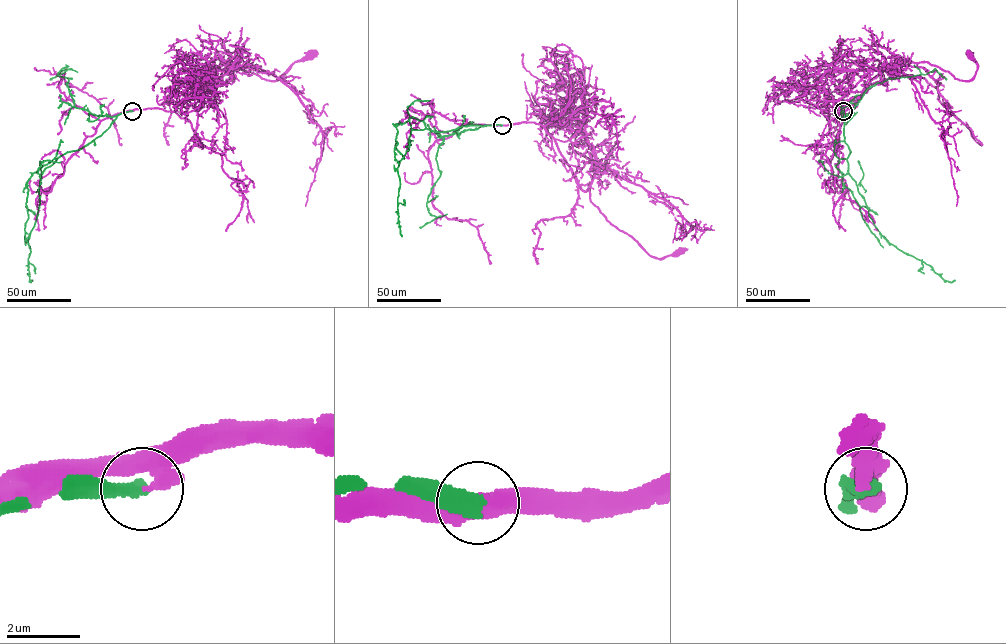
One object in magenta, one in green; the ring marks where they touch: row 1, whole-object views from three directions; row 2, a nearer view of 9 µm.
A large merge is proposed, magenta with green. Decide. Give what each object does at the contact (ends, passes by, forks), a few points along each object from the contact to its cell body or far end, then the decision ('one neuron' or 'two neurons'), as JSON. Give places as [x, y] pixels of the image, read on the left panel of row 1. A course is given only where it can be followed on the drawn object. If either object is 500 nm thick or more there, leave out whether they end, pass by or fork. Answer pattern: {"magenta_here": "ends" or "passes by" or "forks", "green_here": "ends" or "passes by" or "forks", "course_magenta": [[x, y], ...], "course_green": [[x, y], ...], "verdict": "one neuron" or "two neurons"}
{"magenta_here": "passes by", "green_here": "ends", "course_magenta": [[132, 111], [173, 111], [184, 99], [190, 80], [215, 59], [276, 81], [292, 64], [311, 54]], "course_green": [[132, 111], [120, 113], [100, 135], [60, 155], [44, 170], [37, 215], [28, 240], [32, 280]], "verdict": "two neurons"}

